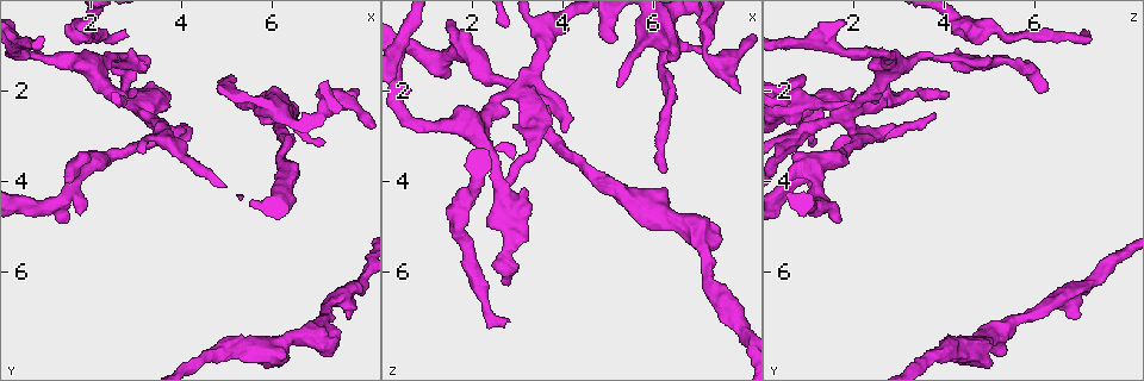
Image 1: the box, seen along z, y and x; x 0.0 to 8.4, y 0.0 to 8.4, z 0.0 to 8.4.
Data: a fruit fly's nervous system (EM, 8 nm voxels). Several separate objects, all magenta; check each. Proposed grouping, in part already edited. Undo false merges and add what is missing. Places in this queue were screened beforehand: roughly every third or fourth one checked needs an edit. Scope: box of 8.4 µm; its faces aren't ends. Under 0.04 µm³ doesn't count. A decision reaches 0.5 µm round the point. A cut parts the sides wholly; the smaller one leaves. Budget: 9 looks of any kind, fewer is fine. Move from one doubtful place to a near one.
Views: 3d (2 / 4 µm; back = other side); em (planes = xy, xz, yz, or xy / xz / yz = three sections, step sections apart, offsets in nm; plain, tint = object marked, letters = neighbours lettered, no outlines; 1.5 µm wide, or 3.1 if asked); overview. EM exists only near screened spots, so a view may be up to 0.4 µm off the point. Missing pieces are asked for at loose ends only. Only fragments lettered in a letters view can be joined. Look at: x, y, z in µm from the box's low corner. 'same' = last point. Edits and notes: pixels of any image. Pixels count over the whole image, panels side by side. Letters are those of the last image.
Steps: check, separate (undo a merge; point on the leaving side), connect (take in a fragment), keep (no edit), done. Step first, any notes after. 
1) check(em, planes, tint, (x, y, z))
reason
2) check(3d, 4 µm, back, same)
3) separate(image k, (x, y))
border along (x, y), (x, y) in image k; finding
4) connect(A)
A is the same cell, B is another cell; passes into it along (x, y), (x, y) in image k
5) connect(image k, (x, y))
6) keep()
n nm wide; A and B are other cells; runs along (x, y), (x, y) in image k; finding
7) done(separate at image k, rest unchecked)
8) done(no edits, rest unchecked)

check(3d, 2 µm, back, (2.80, 0.65, 7.15))
branch stops here

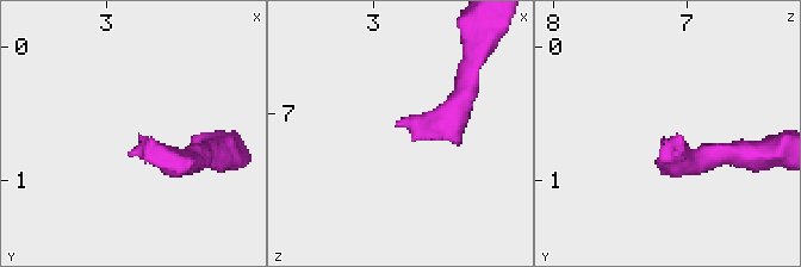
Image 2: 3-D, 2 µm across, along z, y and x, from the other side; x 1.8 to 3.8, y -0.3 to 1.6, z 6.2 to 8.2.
check(em, planes, tint, (2.74, 0.64, 7.08))
now the EM

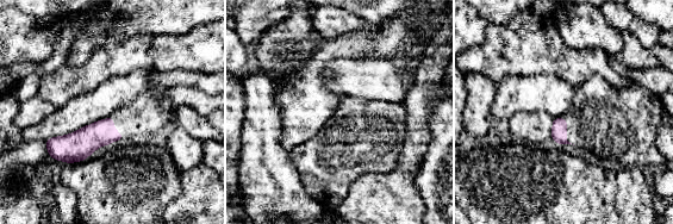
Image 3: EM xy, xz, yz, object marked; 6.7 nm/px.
check(em, planes, letters, same)

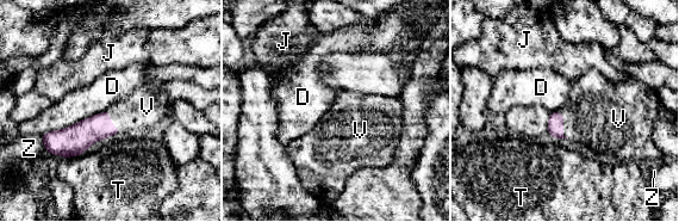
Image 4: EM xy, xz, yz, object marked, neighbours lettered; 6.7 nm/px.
connect(image 4, (597, 113))
D touches over 460 nm; V is the same cell, D, J, T and Z are other cells; passes into it along (555, 127), (562, 125), (597, 113) in image 4; the neuron continues

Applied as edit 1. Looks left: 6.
check(em, xy, step 4, letters, (6.20, 2.55, 3.75))
branch stops here

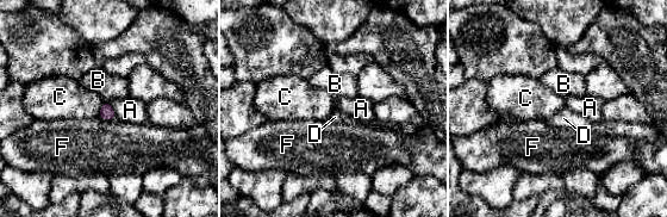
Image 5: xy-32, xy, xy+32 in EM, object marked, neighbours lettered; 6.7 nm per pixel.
keep()
A, B, C, D and F are other cells; border along (104, 101), (108, 103) in image 5; no lettered fragment goes on from it

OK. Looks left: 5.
check(3d, 2 µm, (1.50, 4.85, 1.70))
an open end

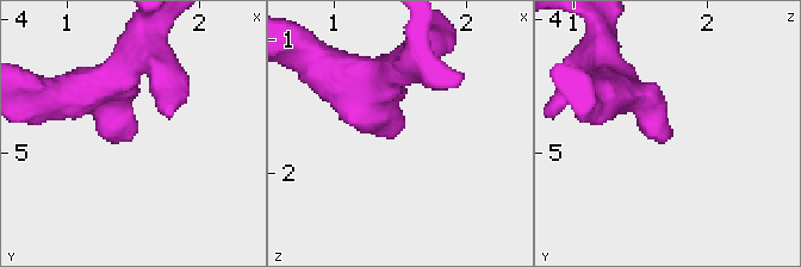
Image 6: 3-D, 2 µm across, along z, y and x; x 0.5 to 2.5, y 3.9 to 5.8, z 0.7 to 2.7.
check(em, planes, letters, (1.52, 4.84, 1.64))

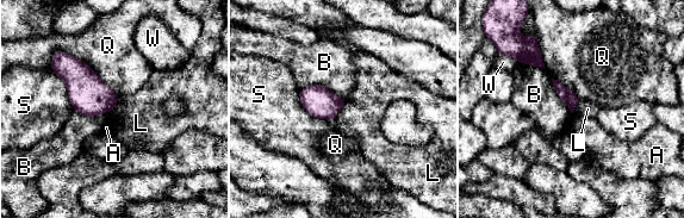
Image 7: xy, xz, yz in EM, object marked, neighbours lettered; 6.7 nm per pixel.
keep()
A, B, L, Q, S and W are other cells; border along (346, 101), (333, 119) in image 7; no lettered fragment goes on from it

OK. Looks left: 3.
check(em, xy, step 4, tint, (5.20, 2.35, 1.85))
an open end

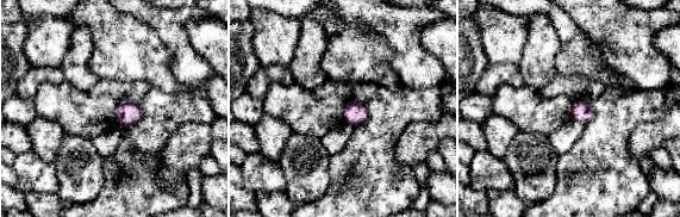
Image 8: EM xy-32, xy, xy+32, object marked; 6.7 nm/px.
check(em, planes, letters, same)

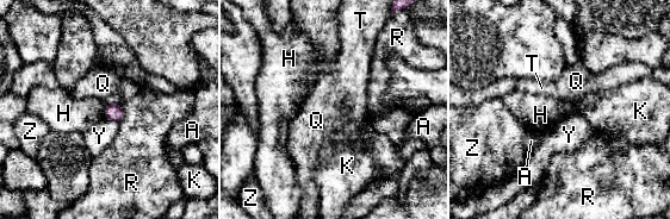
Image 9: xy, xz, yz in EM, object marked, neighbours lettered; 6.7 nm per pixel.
keep()
A, H, K, Q, R, T, Y and Z are other cells; border along (105, 117), (117, 123) in image 9; no lettered fragment goes on from it

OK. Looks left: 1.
done(connect at image 4, rest unchecked)

